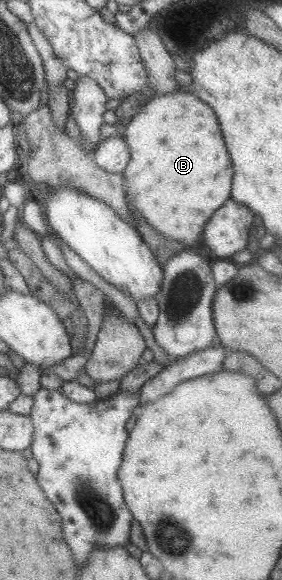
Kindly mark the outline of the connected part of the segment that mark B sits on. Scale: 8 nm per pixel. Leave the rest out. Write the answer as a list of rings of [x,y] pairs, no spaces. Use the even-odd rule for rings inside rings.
[[[177,89],[167,94],[153,95],[125,124],[124,140],[130,158],[121,174],[129,203],[135,206],[135,211],[145,219],[145,223],[161,237],[173,239],[185,247],[199,241],[199,235],[202,235],[203,226],[211,213],[230,198],[229,189],[232,186],[233,169],[215,113],[188,90]]]

